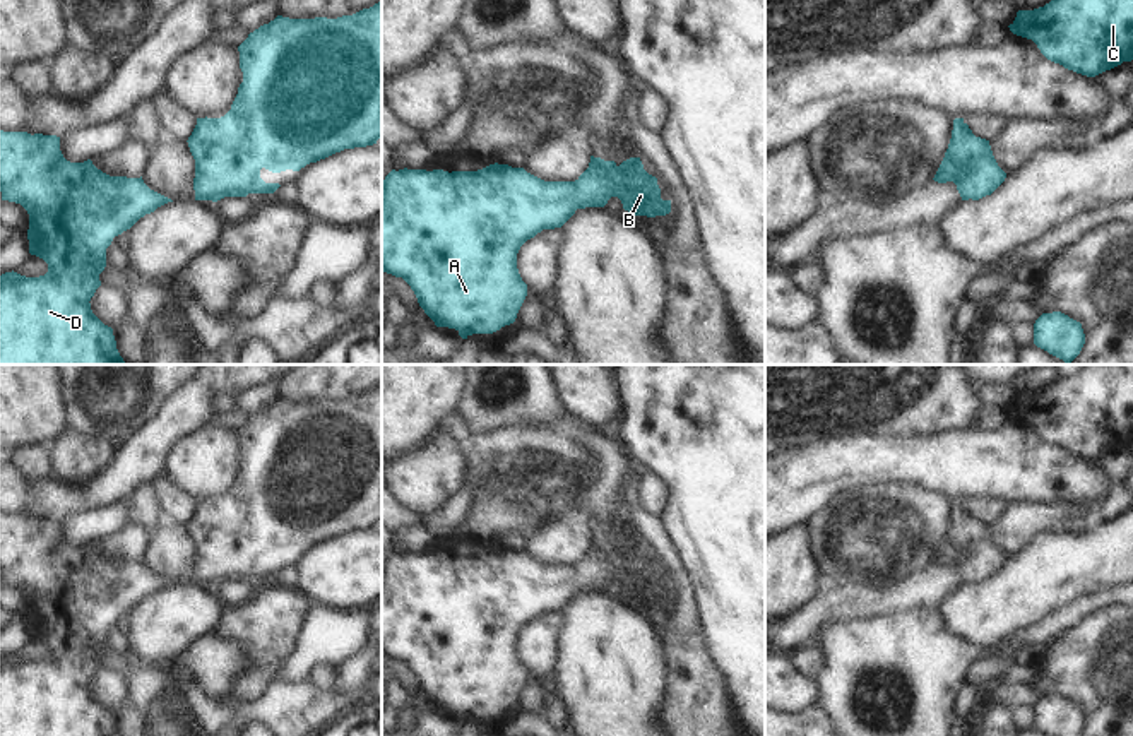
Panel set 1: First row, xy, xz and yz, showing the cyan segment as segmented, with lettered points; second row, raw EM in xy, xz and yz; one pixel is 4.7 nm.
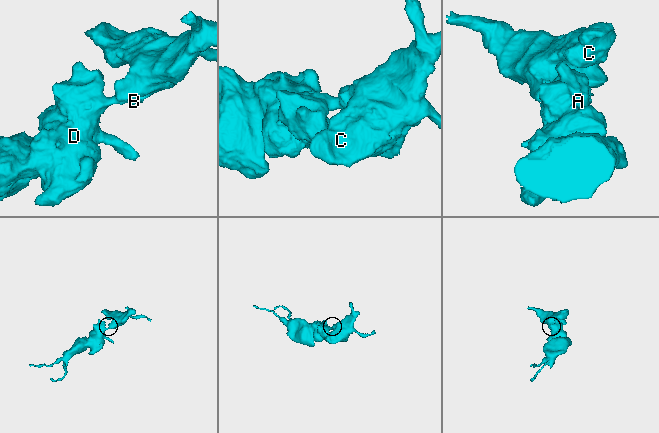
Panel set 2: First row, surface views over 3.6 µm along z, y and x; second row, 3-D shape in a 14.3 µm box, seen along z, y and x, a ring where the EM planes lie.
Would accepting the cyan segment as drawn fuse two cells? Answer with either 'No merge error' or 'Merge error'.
No merge error.

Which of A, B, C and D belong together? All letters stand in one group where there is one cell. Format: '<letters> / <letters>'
A B C D

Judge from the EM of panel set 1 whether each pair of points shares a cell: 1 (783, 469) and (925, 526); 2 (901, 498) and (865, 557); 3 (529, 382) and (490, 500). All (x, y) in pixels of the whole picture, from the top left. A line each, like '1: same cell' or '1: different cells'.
1: different cells
2: same cell
3: different cells

